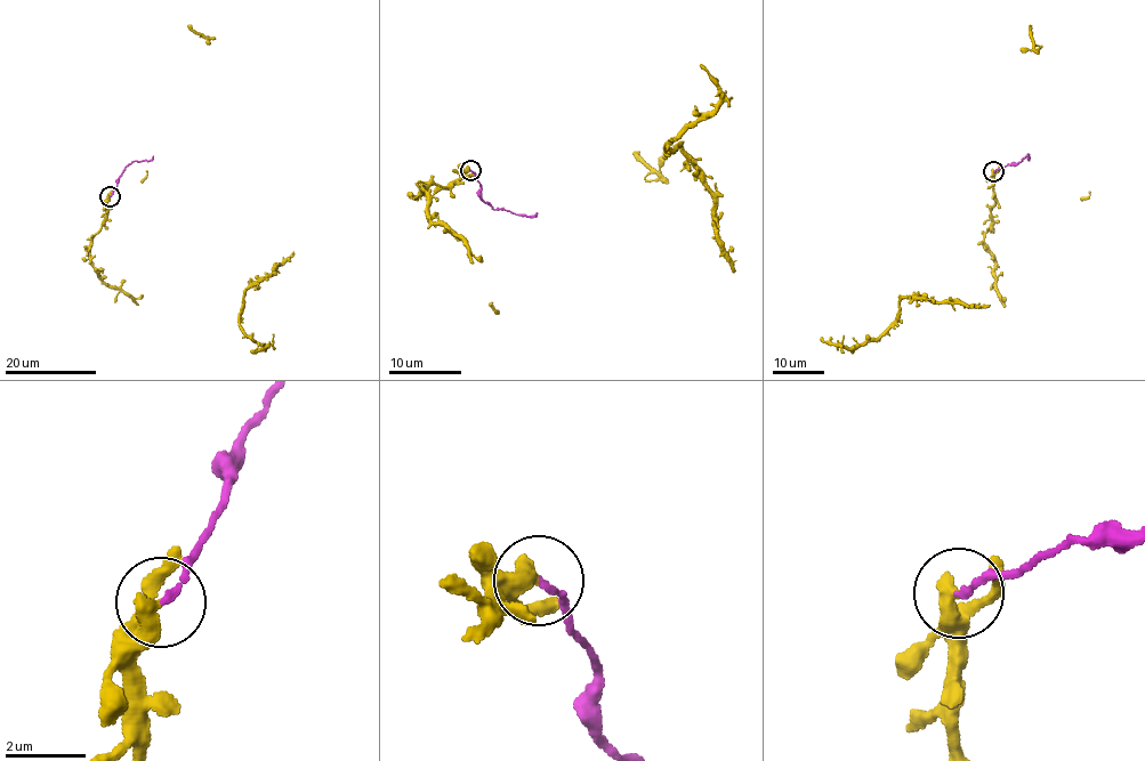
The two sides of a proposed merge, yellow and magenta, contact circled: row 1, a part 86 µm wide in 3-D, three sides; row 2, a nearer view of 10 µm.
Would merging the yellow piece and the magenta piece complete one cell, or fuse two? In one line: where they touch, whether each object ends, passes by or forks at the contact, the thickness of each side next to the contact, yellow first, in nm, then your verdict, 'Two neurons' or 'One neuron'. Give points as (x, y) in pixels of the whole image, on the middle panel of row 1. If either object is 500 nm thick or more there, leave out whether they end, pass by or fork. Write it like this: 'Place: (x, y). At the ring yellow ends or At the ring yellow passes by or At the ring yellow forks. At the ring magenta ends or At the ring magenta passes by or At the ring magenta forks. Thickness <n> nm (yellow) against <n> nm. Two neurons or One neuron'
Place: (470, 170). At the ring yellow ends. At the ring magenta ends. Thickness 440 nm (yellow) against 170 nm. Two neurons

